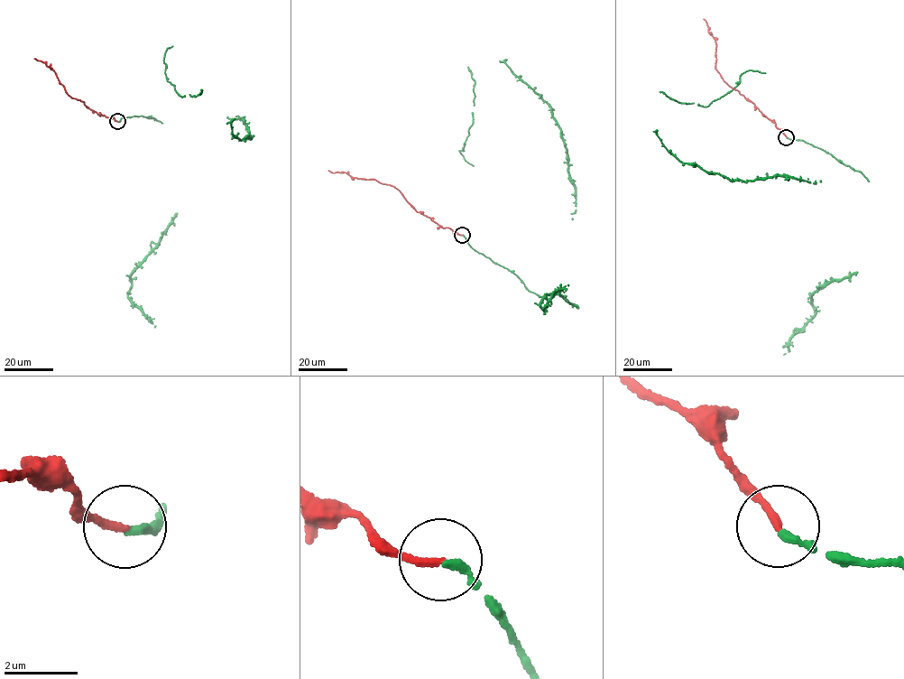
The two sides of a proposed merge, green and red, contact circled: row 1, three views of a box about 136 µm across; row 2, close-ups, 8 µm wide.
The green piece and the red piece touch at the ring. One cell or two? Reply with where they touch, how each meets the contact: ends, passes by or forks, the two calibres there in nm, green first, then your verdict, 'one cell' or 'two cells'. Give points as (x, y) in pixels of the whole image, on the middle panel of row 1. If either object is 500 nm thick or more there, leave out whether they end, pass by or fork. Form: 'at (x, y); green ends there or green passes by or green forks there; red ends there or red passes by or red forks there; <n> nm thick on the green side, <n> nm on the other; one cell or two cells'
at (462, 235); green ends there; red ends there; 220 nm thick on the green side, 220 nm on the other; one cell

